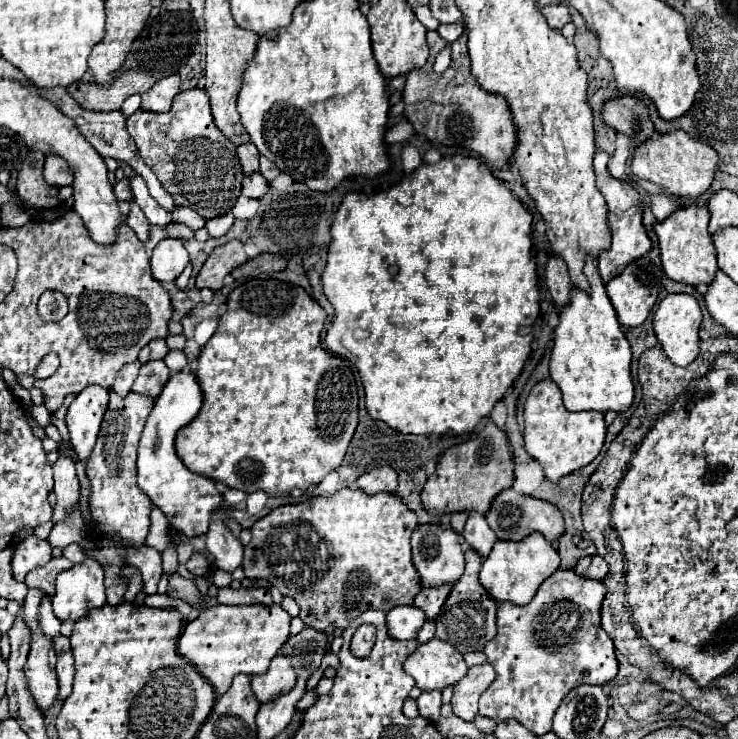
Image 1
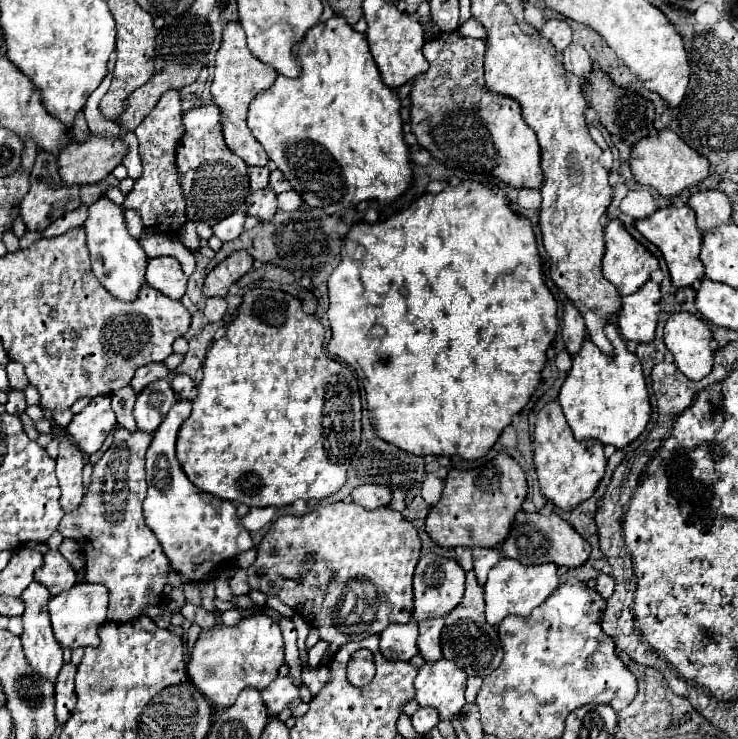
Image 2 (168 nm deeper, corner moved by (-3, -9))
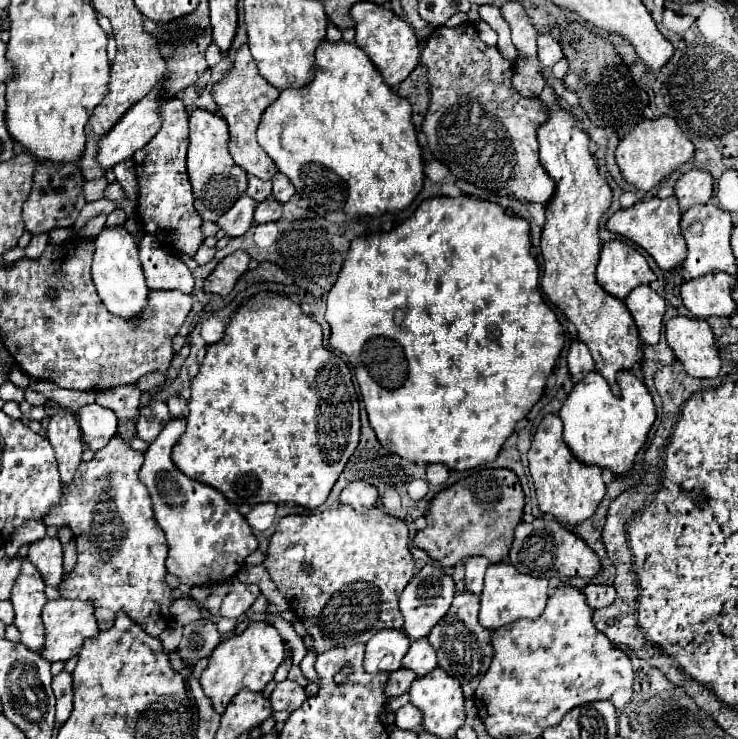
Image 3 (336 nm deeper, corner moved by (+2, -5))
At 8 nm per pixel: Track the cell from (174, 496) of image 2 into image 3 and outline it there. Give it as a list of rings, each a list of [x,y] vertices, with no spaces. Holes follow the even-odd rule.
[[[174,418],[164,426],[160,436],[150,444],[146,452],[144,466],[140,470],[140,480],[150,490],[154,518],[168,540],[168,572],[178,576],[180,582],[188,586],[218,584],[238,574],[246,556],[258,550],[258,540],[252,528],[248,526],[246,518],[236,508],[232,508],[232,504],[216,488],[202,482],[194,482],[174,466],[170,452],[184,434],[184,430],[184,418]]]

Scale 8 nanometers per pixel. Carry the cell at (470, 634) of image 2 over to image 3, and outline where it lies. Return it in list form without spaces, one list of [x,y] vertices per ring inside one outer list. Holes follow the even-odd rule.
[[[462,592],[454,598],[450,610],[446,612],[446,616],[432,628],[428,642],[430,646],[436,650],[438,654],[438,666],[448,672],[452,678],[458,678],[458,682],[462,684],[464,690],[464,698],[472,700],[474,692],[478,688],[480,678],[486,674],[490,662],[492,662],[492,642],[490,642],[490,630],[486,630],[484,626],[480,626],[478,622],[478,606],[480,600],[478,596],[470,594],[470,592]]]

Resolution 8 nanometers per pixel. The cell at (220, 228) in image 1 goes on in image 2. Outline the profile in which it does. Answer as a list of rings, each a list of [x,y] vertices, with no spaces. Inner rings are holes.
[[[237,210],[235,214],[231,214],[229,218],[221,220],[219,224],[213,226],[213,234],[221,240],[221,242],[229,242],[235,240],[241,232],[243,232],[243,220],[245,220],[245,212]]]

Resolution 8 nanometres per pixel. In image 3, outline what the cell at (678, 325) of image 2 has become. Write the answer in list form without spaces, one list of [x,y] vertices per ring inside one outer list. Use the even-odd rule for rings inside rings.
[[[676,316],[666,322],[666,340],[682,362],[684,370],[694,378],[716,378],[720,358],[714,332],[706,320]]]

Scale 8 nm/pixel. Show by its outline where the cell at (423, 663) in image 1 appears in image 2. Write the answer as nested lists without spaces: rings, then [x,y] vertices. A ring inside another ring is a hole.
[[[447,658],[425,662],[415,676],[419,706],[435,706],[443,720],[451,720],[465,704],[467,674]]]

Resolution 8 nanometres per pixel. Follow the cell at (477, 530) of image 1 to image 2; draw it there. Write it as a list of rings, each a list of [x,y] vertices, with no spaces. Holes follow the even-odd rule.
[[[475,546],[473,548],[473,570],[477,574],[477,580],[479,584],[485,584],[487,580],[487,574],[489,570],[503,558],[501,550],[499,548],[481,548],[481,546]]]

